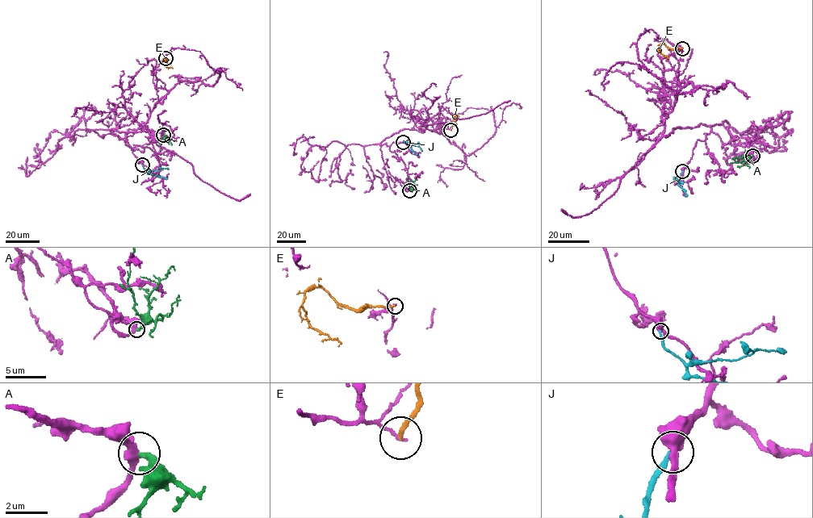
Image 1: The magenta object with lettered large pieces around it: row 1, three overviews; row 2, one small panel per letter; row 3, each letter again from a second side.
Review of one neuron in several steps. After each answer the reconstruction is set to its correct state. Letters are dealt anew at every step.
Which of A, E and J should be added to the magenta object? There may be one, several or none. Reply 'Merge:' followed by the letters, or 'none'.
Merge: none

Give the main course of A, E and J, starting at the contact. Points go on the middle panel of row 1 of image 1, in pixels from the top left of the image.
A: (409, 190), (408, 176)
E: (450, 130), (456, 114), (454, 119), (457, 124)
J: (403, 142), (408, 144), (416, 154)

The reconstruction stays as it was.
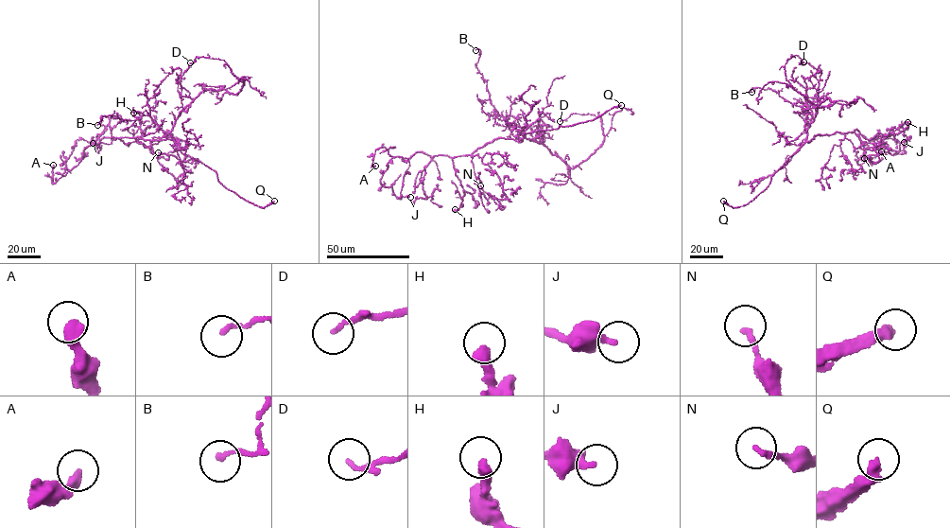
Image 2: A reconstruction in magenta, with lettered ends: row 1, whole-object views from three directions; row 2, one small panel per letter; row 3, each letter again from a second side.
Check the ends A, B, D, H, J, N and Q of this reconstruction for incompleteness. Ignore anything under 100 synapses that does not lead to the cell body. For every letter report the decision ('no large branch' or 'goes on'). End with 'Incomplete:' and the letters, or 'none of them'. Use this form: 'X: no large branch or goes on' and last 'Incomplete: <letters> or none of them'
A: no large branch
B: no large branch
D: no large branch
H: no large branch
J: no large branch
N: no large branch
Q: goes on
Incomplete: Q

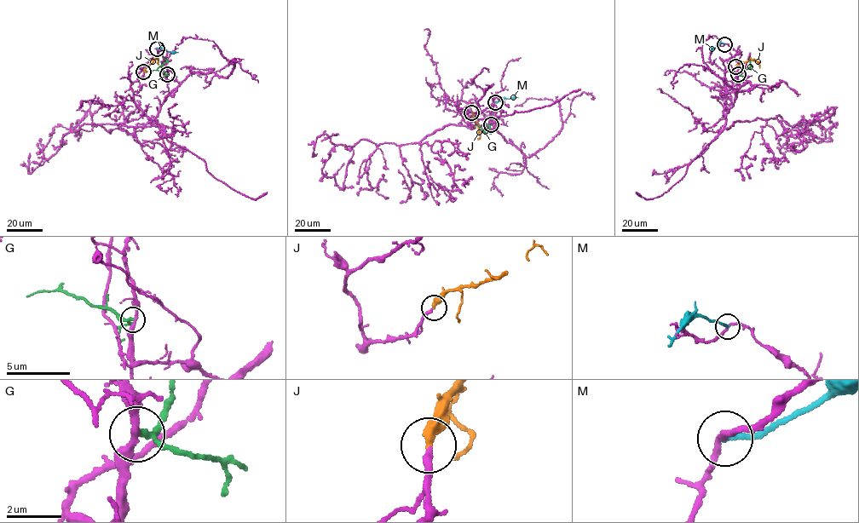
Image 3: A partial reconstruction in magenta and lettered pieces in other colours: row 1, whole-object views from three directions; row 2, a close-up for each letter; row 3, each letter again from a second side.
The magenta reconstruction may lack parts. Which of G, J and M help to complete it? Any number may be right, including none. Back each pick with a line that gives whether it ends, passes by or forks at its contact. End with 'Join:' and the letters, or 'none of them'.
J: it ends
Join: J

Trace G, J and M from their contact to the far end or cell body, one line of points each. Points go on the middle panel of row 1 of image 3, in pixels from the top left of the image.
G: (491, 124), (481, 128), (486, 133), (490, 132), (488, 129)
J: (471, 112), (478, 124), (478, 140)
M: (495, 102), (517, 97)

